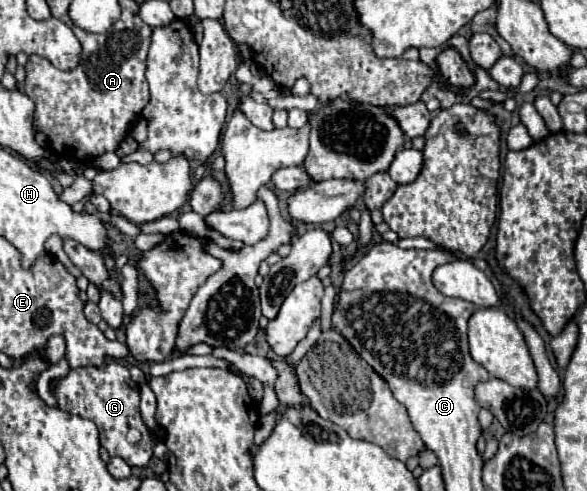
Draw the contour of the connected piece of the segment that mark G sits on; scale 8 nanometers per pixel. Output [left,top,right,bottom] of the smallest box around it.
[54,362,154,468]

